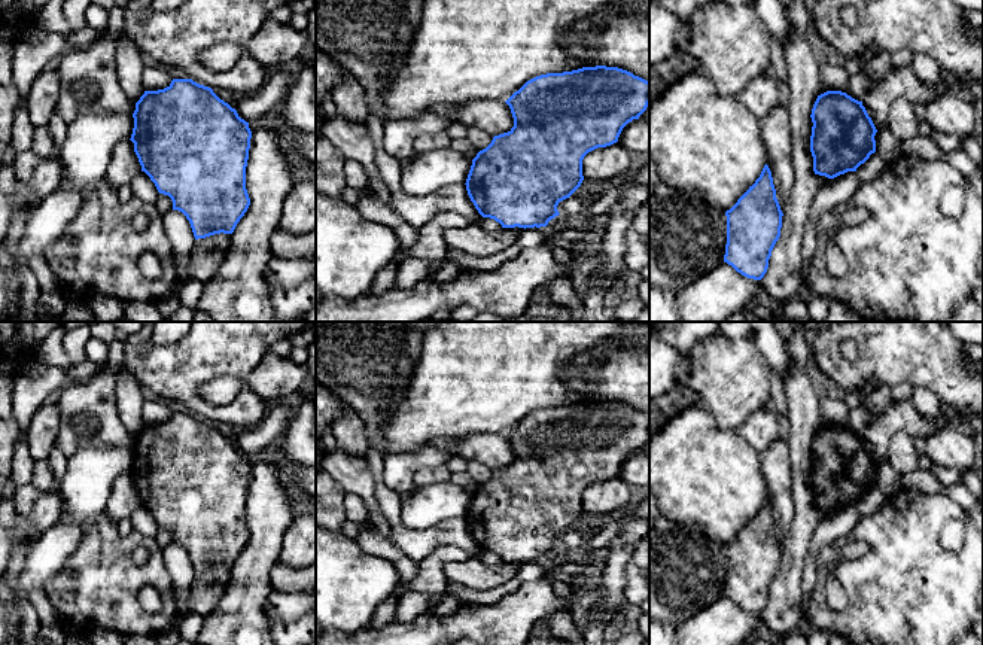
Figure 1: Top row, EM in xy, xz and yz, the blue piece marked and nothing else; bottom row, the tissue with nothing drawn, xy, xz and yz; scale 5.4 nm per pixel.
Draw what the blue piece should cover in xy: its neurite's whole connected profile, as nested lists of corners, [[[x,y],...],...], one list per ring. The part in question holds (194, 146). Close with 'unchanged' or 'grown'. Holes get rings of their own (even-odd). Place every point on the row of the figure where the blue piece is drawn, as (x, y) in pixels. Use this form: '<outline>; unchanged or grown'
[[[173,79],[158,91],[144,91],[133,113],[134,128],[131,142],[134,152],[159,194],[168,195],[173,210],[182,212],[191,223],[195,240],[214,234],[232,234],[250,206],[246,189],[246,167],[249,159],[252,131],[235,109],[220,100],[211,88],[192,79]]]; unchanged

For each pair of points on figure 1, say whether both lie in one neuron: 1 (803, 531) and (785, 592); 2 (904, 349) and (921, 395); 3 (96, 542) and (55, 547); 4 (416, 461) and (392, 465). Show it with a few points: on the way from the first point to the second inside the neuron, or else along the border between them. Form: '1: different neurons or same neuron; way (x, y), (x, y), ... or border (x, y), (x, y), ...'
1: same neuron; way (796, 545), (790, 577)
2: different neurons; border (915, 386), (930, 389), (942, 405)
3: different neurons; border (100, 516), (84, 526), (81, 544), (60, 574)
4: same neuron; way (410, 464), (398, 465)

